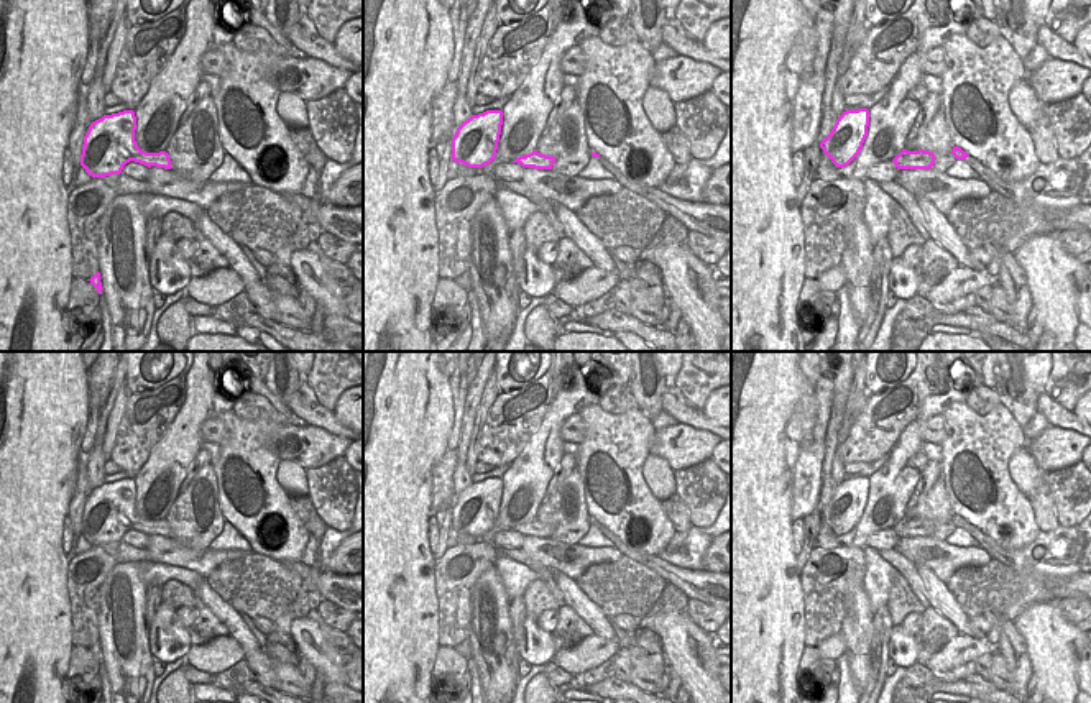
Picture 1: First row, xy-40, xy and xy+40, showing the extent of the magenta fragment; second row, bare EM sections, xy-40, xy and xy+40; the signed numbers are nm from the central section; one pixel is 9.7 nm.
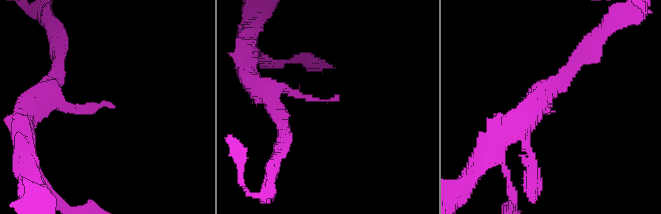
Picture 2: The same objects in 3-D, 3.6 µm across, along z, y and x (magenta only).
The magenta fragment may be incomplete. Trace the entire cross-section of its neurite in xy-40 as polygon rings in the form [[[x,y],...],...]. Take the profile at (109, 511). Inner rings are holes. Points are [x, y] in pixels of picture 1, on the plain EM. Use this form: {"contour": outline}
{"contour": [[[123,478],[90,491],[82,512],[81,534],[92,545],[120,542],[130,529],[148,535],[171,537],[166,519],[146,521],[135,509],[136,485],[133,478]]]}

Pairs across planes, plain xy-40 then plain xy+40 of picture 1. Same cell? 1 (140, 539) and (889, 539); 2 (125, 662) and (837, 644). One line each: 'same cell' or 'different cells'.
1: same cell
2: different cells

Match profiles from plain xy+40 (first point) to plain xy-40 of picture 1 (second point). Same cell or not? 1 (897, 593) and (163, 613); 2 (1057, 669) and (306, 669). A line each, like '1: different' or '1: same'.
1: different
2: different

